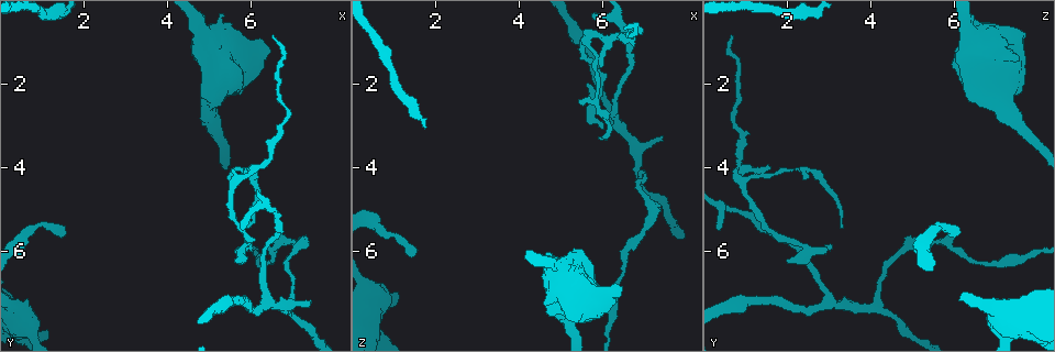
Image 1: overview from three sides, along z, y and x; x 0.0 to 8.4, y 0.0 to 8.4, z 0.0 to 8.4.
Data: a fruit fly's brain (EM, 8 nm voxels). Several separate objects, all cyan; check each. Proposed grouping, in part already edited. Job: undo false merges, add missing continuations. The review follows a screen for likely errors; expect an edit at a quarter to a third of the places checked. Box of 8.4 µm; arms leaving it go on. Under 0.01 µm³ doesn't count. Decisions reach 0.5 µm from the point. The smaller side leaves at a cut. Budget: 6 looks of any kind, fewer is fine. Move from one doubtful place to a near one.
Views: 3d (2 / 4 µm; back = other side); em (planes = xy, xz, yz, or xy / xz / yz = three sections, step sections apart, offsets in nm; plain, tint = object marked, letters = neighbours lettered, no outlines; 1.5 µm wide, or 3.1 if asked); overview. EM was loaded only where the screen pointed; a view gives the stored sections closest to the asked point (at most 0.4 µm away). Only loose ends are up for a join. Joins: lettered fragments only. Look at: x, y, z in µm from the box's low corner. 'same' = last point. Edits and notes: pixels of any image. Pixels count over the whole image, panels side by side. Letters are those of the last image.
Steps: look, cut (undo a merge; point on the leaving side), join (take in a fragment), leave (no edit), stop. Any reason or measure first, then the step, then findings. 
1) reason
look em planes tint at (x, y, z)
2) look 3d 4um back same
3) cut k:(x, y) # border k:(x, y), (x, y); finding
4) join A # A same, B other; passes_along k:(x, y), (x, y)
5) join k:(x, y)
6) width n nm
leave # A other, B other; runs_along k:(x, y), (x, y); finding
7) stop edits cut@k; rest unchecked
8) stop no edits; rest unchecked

narrows sharply
look em planes letters at (1.05, 5.35, 5.55)

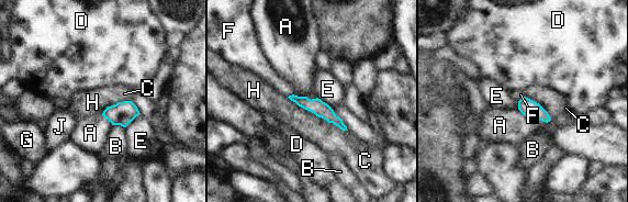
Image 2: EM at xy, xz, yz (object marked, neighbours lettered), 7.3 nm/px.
leave # A other, B other, C other, D other, E other, F other, G other, H other, J other; runs_along 2:(293, 98), (316, 105), (340, 124); one cell here

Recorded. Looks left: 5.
a fork
look em yz step 8 tint at (6.90, 7.35, 4.15)

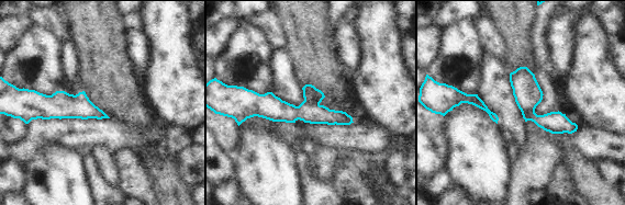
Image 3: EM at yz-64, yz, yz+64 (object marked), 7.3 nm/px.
look em planes letters same

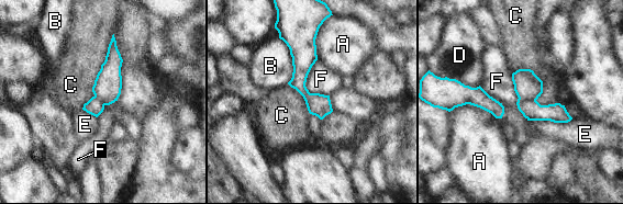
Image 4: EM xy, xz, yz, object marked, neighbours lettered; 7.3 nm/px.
cut 4:(532, 110) # A other, B other, C other, D other, E other, F other; part_leaving 4:(520, 102), (567, 118); two cells meet here

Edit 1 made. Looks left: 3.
stop edits cut@4; rest unchecked

